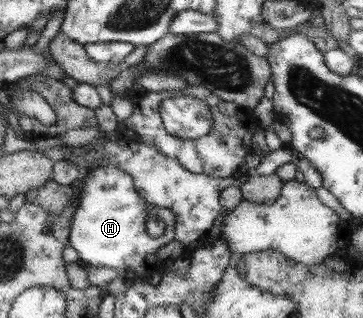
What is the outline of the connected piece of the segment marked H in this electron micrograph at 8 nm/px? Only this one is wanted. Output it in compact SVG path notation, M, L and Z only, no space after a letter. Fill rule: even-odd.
M103 165L81 178L79 198L68 227L68 243L86 265L119 269L128 283L145 281L163 271L165 262L156 259L154 253L173 240L174 224L170 210L147 204L136 193L132 178L127 173L113 165ZM148 217L164 223L159 237L152 238L146 234L144 225Z

